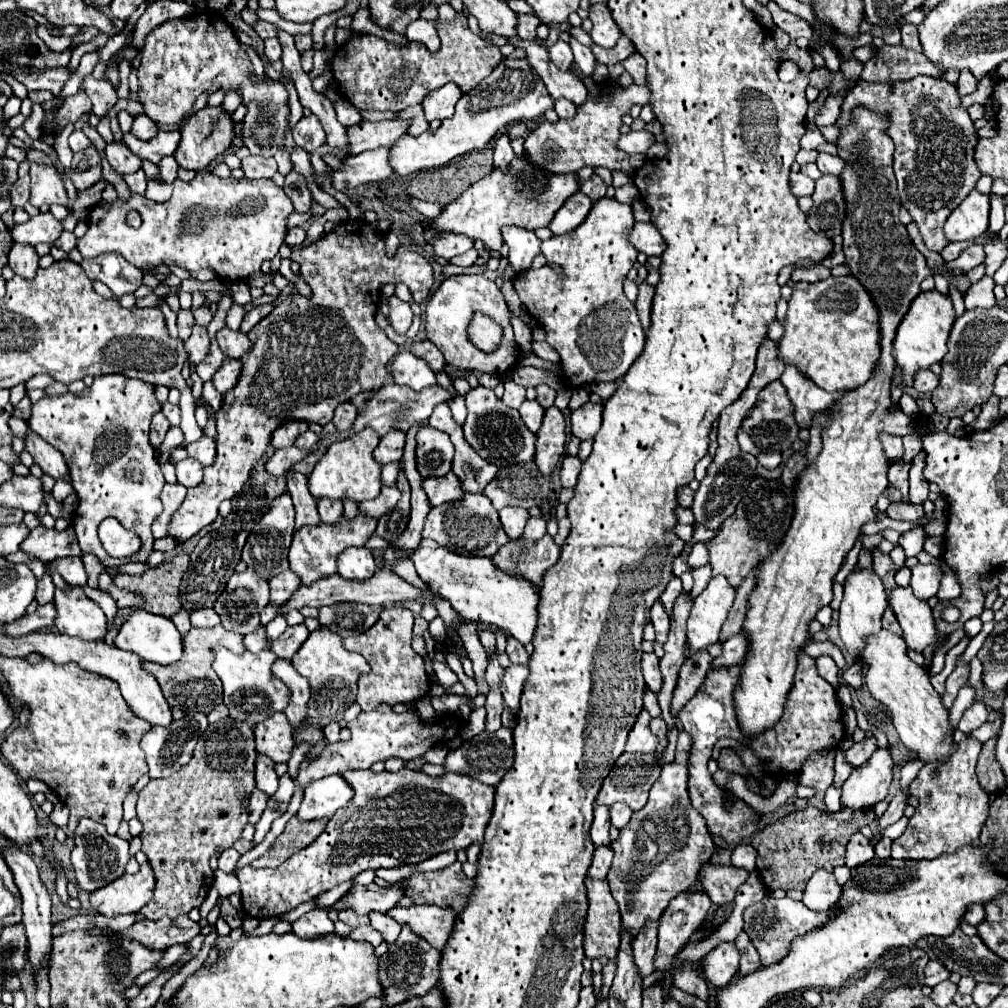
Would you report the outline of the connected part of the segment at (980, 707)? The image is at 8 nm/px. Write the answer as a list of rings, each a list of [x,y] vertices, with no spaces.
[[[974,701],[962,715],[960,723],[958,723],[958,729],[962,733],[972,733],[974,729],[978,729],[984,721],[988,719],[988,709],[982,701]]]

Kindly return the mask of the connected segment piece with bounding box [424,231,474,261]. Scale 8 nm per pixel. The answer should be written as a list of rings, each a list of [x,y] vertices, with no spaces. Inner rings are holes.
[[[430,231],[424,233],[426,241],[434,247],[438,257],[444,257],[446,261],[450,261],[456,255],[462,255],[466,251],[470,251],[474,247],[472,239],[466,239],[466,235],[430,235]]]

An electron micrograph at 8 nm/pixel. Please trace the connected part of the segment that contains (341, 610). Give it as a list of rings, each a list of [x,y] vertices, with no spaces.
[[[336,603],[320,607],[318,621],[336,635],[350,637],[368,631],[380,619],[382,609],[384,607],[370,607],[362,603]]]

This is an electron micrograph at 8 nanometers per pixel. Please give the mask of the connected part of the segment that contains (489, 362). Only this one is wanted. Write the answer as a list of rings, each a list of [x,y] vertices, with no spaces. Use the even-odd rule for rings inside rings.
[[[454,275],[444,279],[444,283],[436,289],[436,293],[430,297],[426,305],[426,337],[436,343],[436,347],[444,353],[444,359],[450,367],[460,371],[478,371],[478,375],[506,375],[516,363],[518,363],[518,347],[514,341],[512,325],[510,325],[510,311],[508,305],[502,299],[500,289],[494,285],[494,281],[488,281],[482,275]],[[474,313],[484,313],[492,321],[496,321],[502,327],[502,341],[500,347],[492,353],[484,353],[478,347],[472,345],[468,339],[468,325],[472,321]]]

